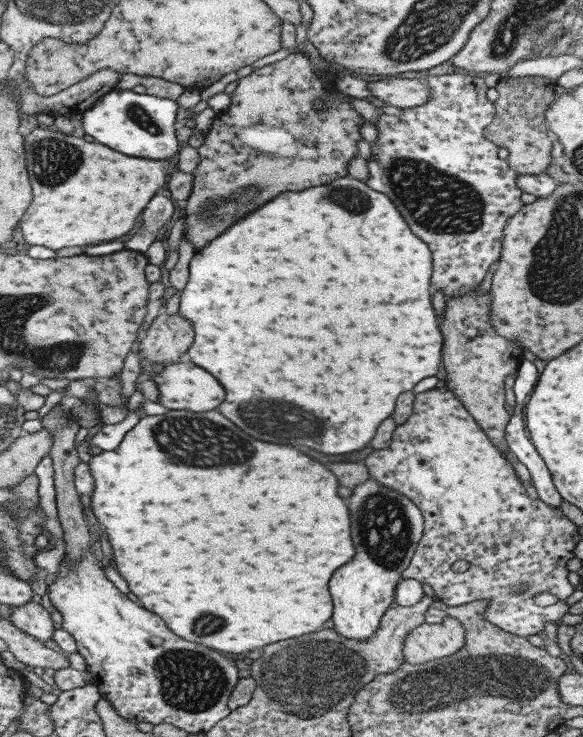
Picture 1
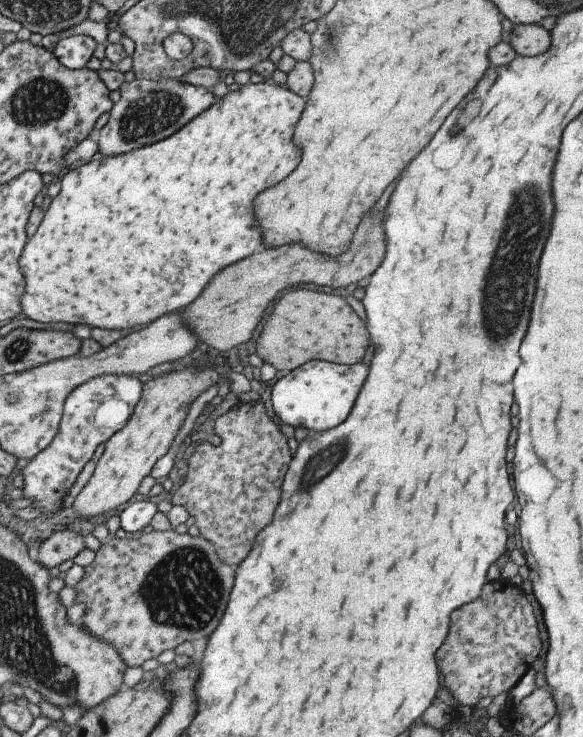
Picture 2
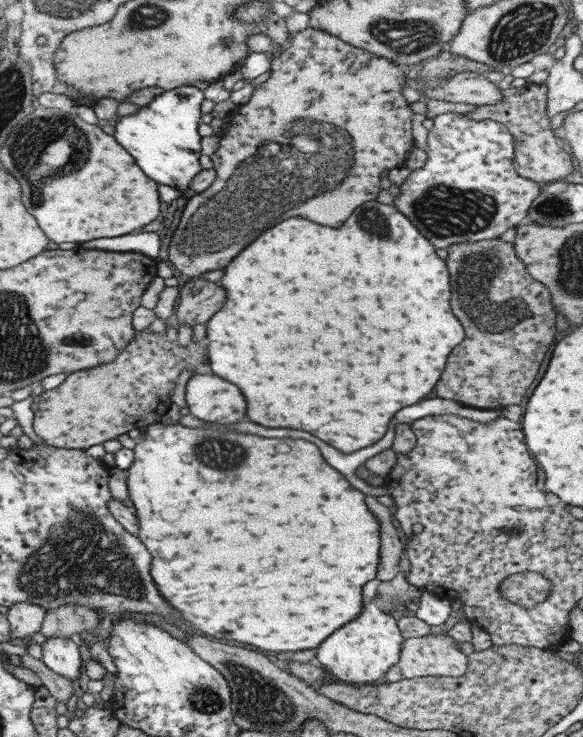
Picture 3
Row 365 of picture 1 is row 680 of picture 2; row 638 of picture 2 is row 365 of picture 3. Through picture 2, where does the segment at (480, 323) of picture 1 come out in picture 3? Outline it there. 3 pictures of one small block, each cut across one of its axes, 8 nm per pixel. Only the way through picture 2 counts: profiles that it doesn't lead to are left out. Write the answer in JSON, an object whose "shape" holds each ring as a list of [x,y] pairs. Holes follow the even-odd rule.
{"shape":[[[499,237],[473,243],[469,249],[463,243],[453,244],[447,248],[446,258],[451,282],[449,306],[453,316],[465,330],[465,340],[449,353],[445,370],[441,372],[441,380],[435,386],[435,394],[439,398],[449,398],[476,409],[501,410],[503,406],[519,404],[523,400],[523,394],[535,380],[533,376],[539,360],[549,350],[555,334],[555,308],[551,308],[549,304],[549,292],[525,270],[524,264],[515,256],[513,243],[502,242]]]}

